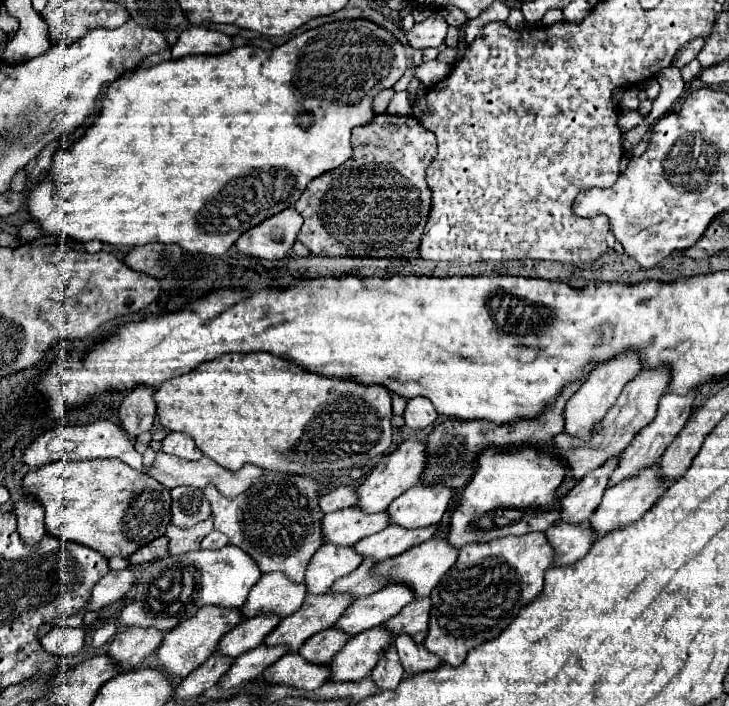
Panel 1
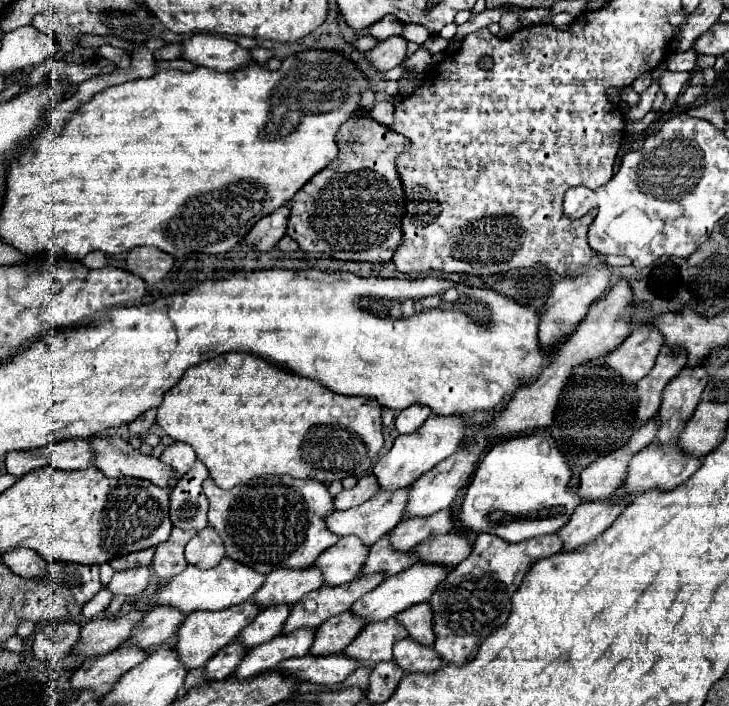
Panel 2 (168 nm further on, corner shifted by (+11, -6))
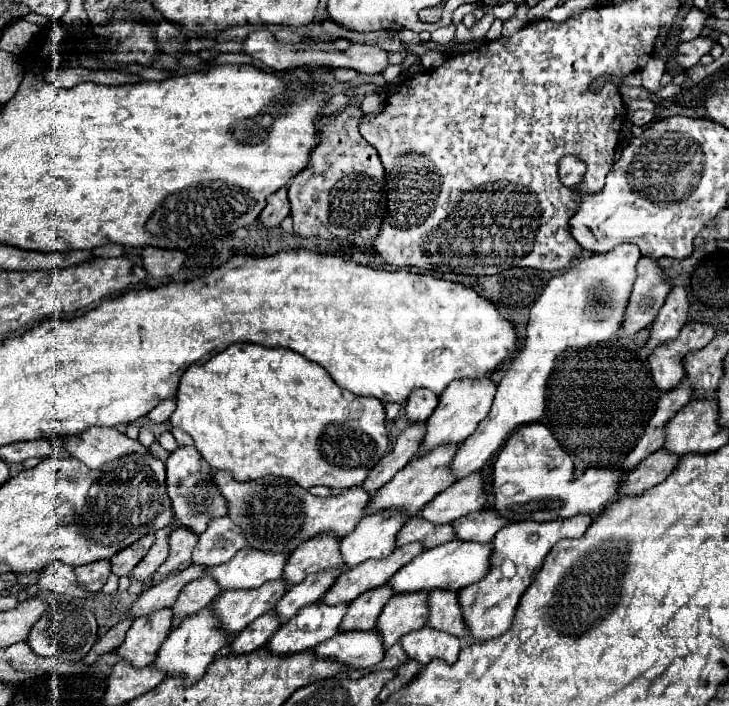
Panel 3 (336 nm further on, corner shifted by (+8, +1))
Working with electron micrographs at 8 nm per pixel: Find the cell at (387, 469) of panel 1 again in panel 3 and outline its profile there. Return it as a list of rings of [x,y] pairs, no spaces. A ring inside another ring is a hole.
[[[491,377],[483,379],[457,379],[453,381],[441,395],[439,395],[439,405],[435,413],[427,419],[427,435],[425,435],[425,445],[421,445],[419,455],[429,453],[431,449],[443,445],[443,443],[463,443],[475,429],[477,425],[487,417],[493,397],[497,391],[497,383]]]

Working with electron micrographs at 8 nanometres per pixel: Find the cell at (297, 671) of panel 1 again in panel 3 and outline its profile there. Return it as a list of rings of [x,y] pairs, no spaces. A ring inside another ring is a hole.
[[[341,631],[315,647],[317,657],[345,663],[353,669],[367,669],[385,657],[381,635],[371,631]]]

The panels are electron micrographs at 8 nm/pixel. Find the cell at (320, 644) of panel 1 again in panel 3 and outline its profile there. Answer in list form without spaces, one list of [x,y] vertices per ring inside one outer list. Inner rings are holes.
[[[381,585],[377,589],[371,589],[357,597],[353,603],[349,603],[349,611],[345,619],[341,621],[341,631],[353,631],[353,629],[373,629],[377,625],[377,619],[385,607],[385,603],[393,597],[391,585]]]

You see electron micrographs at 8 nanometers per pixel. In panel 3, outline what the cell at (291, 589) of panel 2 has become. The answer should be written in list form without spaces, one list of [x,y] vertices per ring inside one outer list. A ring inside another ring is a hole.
[[[321,533],[319,537],[305,541],[291,553],[283,577],[289,581],[289,585],[295,585],[311,573],[339,567],[343,563],[339,543],[341,537],[335,537],[335,533]]]

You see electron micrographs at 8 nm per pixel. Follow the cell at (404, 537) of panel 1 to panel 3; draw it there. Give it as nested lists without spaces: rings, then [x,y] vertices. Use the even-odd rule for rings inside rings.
[[[475,471],[457,483],[453,483],[449,489],[439,493],[433,501],[429,501],[421,517],[441,525],[441,523],[453,523],[459,517],[465,517],[469,513],[481,511],[487,503],[487,493],[485,493],[485,483],[481,471]]]

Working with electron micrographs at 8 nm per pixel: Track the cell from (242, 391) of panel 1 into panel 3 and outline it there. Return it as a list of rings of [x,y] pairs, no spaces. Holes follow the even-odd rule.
[[[235,343],[207,363],[187,369],[175,399],[177,409],[171,415],[171,425],[193,437],[197,451],[213,469],[231,471],[237,481],[277,475],[305,489],[313,485],[355,487],[363,483],[369,469],[389,449],[383,403],[375,397],[357,397],[341,389],[321,365],[307,361],[291,349]]]

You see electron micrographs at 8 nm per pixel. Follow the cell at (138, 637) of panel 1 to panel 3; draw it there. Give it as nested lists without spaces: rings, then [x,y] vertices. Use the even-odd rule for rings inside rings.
[[[201,577],[191,581],[179,595],[179,599],[173,605],[175,617],[183,619],[191,613],[197,613],[203,607],[209,607],[219,595],[221,595],[221,587],[219,583],[215,583],[215,579],[211,577]]]

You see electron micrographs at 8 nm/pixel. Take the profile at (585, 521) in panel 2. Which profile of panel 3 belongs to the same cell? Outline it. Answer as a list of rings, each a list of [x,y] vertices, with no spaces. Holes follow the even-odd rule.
[[[665,447],[659,449],[657,453],[651,453],[651,457],[643,459],[639,463],[639,467],[635,467],[627,473],[617,499],[629,497],[629,495],[639,495],[639,493],[659,485],[661,481],[665,481],[671,475],[671,471],[677,467],[677,463],[679,463],[679,457]]]

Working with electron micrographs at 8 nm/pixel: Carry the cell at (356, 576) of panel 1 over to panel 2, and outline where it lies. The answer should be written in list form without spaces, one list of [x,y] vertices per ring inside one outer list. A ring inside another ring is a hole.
[[[388,536],[380,538],[376,544],[370,546],[368,558],[362,566],[362,570],[356,574],[356,578],[366,578],[372,574],[384,574],[384,578],[390,578],[402,570],[406,570],[408,566],[412,566],[416,560],[408,560],[408,556],[404,556],[404,552],[396,552],[392,548],[388,548]]]

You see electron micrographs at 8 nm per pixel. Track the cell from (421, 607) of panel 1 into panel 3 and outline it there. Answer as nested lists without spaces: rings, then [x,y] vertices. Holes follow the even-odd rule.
[[[435,589],[429,593],[429,621],[427,625],[455,637],[467,637],[467,625],[463,621],[463,611],[459,607],[459,599],[455,591]]]

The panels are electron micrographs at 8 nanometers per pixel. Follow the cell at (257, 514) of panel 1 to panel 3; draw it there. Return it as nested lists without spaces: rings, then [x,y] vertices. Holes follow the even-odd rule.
[[[217,471],[213,479],[215,485],[219,485],[219,491],[227,497],[229,517],[233,521],[243,521],[249,545],[273,553],[291,553],[303,541],[325,531],[335,531],[339,537],[345,537],[361,521],[363,511],[371,501],[371,495],[361,487],[351,487],[341,495],[315,497],[293,481],[283,481],[279,477],[239,483],[229,471]]]

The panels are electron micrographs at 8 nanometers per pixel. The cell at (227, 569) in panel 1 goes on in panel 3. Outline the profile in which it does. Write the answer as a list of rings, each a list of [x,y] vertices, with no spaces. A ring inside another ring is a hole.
[[[247,547],[229,563],[207,569],[207,575],[215,577],[223,589],[257,589],[271,579],[279,579],[287,559],[287,553],[267,553]]]

